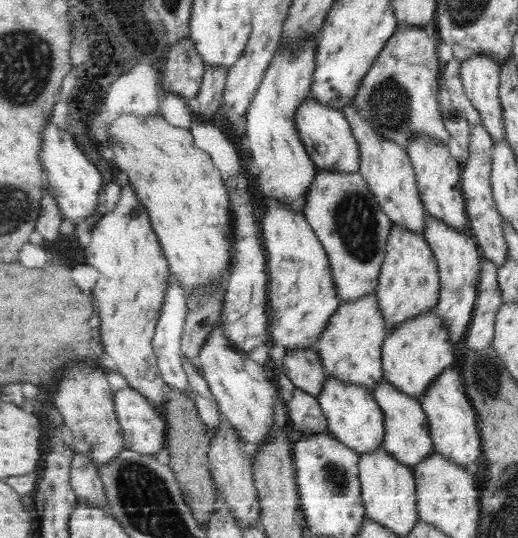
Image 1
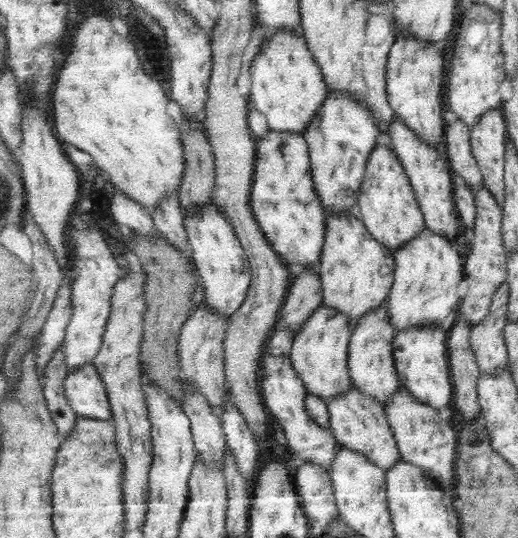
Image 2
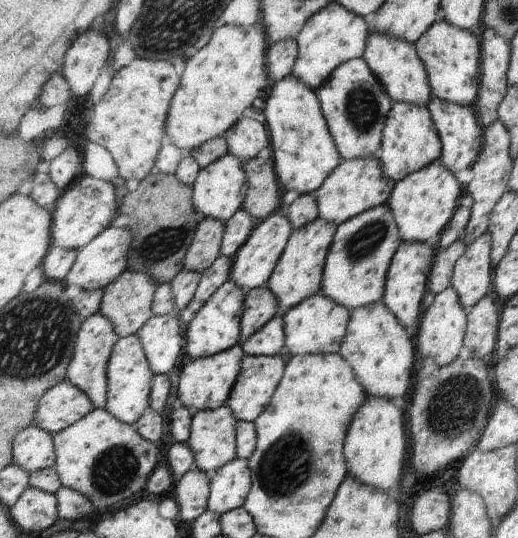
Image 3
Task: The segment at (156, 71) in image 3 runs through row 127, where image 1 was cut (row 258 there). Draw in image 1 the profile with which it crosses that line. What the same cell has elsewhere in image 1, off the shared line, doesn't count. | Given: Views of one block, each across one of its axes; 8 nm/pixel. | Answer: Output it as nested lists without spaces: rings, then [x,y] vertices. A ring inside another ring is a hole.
[[[124,180],[124,185],[122,187],[121,199],[117,203],[117,207],[113,211],[107,212],[99,220],[94,221],[93,228],[91,230],[91,244],[88,249],[85,250],[85,262],[87,264],[95,267],[99,272],[99,282],[95,286],[95,298],[99,300],[99,312],[103,316],[103,342],[107,346],[107,352],[113,356],[113,360],[117,362],[117,370],[120,372],[127,382],[128,386],[137,389],[140,393],[143,393],[156,406],[163,406],[166,402],[167,394],[167,384],[163,380],[163,373],[158,365],[158,356],[154,349],[154,336],[156,333],[156,328],[158,326],[159,318],[161,317],[161,312],[163,312],[163,300],[166,300],[167,288],[169,288],[169,278],[173,275],[170,271],[170,264],[167,261],[166,253],[163,252],[162,244],[159,242],[159,237],[153,228],[153,223],[151,223],[151,217],[149,216],[149,209],[141,203],[141,199],[137,196],[137,191],[135,187],[129,184],[128,180]]]

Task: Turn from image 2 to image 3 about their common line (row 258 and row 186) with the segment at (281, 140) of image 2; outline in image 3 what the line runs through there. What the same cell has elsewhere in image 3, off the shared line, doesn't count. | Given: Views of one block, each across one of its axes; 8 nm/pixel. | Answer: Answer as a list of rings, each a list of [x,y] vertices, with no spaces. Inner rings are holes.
[[[290,75],[284,80],[274,82],[267,98],[264,117],[271,132],[271,148],[275,154],[278,181],[284,185],[285,190],[294,189],[299,191],[300,195],[314,194],[319,188],[323,187],[327,178],[342,164],[343,160],[327,125],[326,117],[323,115],[318,94],[298,77]]]

